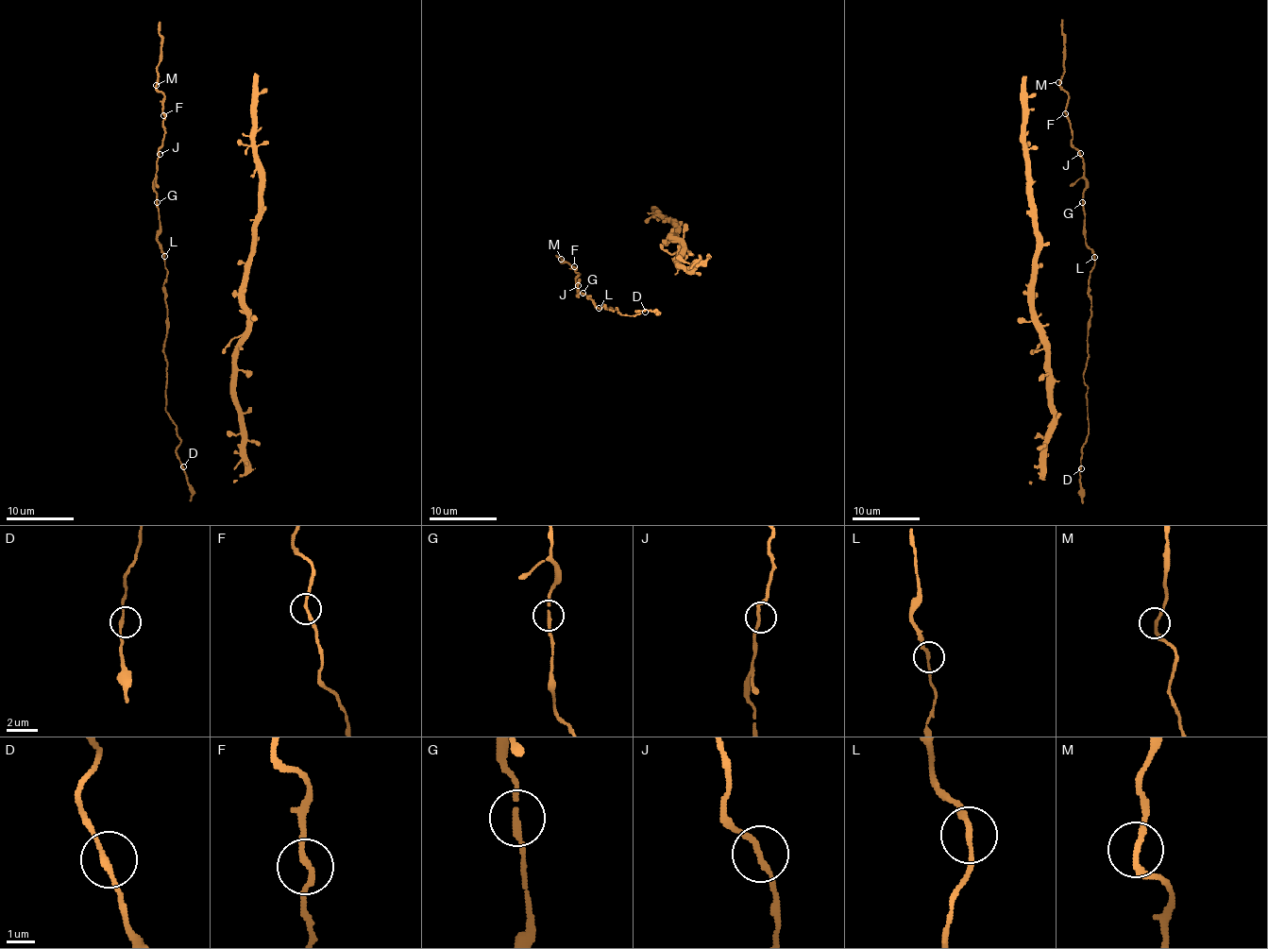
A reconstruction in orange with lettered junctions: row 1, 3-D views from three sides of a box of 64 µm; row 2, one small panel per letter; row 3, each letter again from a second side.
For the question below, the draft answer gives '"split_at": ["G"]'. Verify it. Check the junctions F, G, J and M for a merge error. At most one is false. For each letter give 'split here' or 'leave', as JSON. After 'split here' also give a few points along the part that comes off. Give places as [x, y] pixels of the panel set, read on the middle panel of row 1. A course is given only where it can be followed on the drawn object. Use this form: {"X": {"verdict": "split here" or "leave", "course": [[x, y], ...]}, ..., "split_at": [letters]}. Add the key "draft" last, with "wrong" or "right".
{"F": {"verdict": "leave"}, "G": {"verdict": "leave"}, "J": {"verdict": "leave"}, "M": {"verdict": "leave"}, "split_at": [], "draft": "wrong"}

